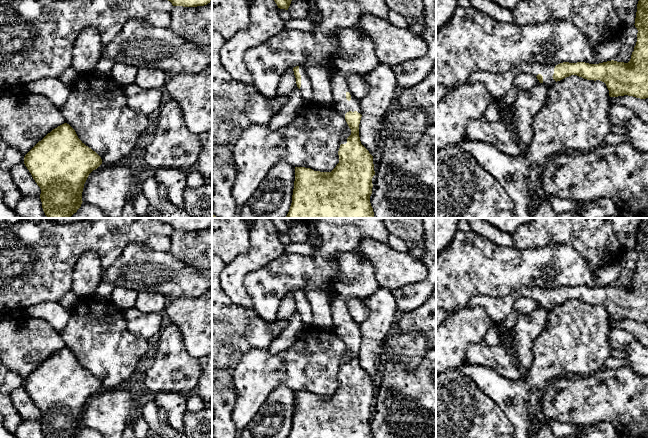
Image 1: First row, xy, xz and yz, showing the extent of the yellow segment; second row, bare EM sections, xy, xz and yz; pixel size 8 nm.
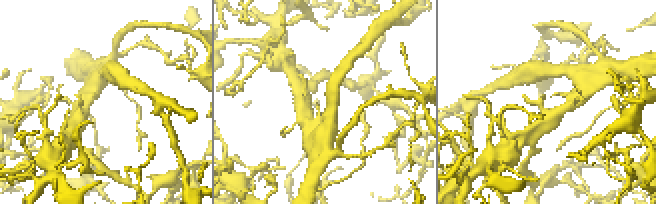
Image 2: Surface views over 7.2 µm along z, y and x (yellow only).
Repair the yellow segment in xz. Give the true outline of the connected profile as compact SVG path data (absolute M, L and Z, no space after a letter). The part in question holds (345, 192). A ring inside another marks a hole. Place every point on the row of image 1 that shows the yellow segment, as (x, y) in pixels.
M339 29L335 36L339 43L339 57L335 63L335 73L330 78L333 102L334 108L351 129L351 135L341 140L338 151L339 163L331 172L295 167L292 203L286 218L374 218L370 203L372 178L375 175L373 156L361 144L360 100L352 95L347 78L353 74L363 76L369 73L380 64L380 61L374 42L367 36L361 36L355 29Z

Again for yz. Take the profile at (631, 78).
M648 0L638 1L634 25L638 30L637 42L628 63L614 60L599 64L524 63L500 73L475 72L470 75L467 82L481 83L486 86L494 99L502 99L514 86L516 76L521 72L535 76L540 83L548 87L566 77L577 75L587 80L604 82L610 97L628 95L646 99L648 98Z

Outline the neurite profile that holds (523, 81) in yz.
M521 72L520 74L516 76L514 86L516 86L519 89L519 91L524 91L534 87L535 85L539 83L540 82L537 79L537 77L531 74Z

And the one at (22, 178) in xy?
M24 162L15 166L10 172L12 175L13 182L18 187L22 196L40 196L41 189L33 179Z

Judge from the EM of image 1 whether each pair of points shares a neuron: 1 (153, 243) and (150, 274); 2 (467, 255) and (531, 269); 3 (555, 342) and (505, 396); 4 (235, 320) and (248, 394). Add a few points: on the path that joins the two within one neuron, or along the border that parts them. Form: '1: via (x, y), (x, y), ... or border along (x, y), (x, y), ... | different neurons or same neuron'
1: border along (143, 242), (155, 250), (168, 252) | different neurons
2: via (483, 268), (515, 268) | same neuron
3: via (553, 358), (521, 389) | same neuron
4: border along (264, 350), (250, 348), (240, 358), (232, 374) | different neurons

